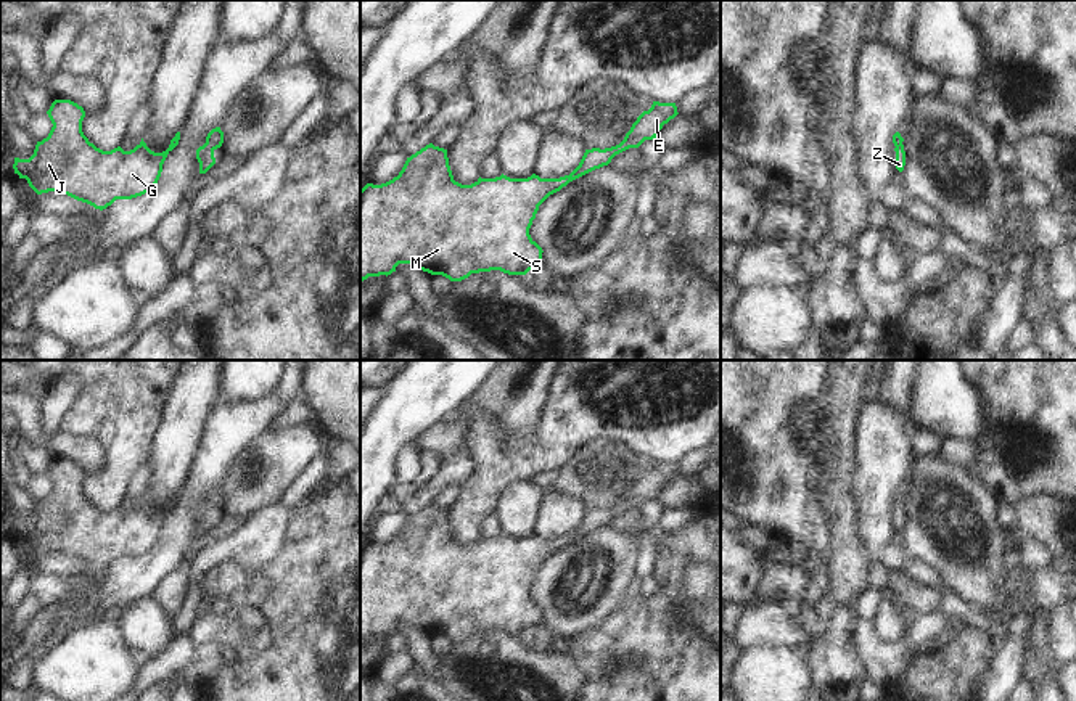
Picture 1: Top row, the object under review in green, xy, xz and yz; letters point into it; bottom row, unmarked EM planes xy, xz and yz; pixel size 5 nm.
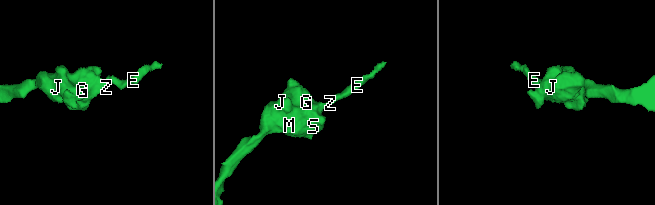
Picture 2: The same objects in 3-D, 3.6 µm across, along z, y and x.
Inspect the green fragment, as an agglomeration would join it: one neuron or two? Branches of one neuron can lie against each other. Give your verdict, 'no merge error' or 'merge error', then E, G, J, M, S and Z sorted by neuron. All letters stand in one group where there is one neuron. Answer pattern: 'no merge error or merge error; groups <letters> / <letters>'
no merge error; groups E G J M S Z

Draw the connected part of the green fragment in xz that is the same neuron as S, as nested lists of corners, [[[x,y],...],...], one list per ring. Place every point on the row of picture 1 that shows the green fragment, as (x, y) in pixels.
[[[653,101],[619,145],[585,150],[579,166],[560,178],[540,178],[536,174],[528,178],[510,178],[502,174],[462,185],[454,180],[447,150],[426,145],[407,158],[397,177],[381,185],[367,183],[360,190],[360,281],[368,277],[388,277],[399,264],[410,264],[450,281],[491,270],[526,275],[542,265],[544,251],[529,235],[539,206],[569,182],[608,166],[616,154],[656,138],[663,125],[677,114],[676,103]]]

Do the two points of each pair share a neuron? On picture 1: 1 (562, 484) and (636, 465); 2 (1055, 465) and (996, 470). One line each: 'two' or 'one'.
1: one
2: one

